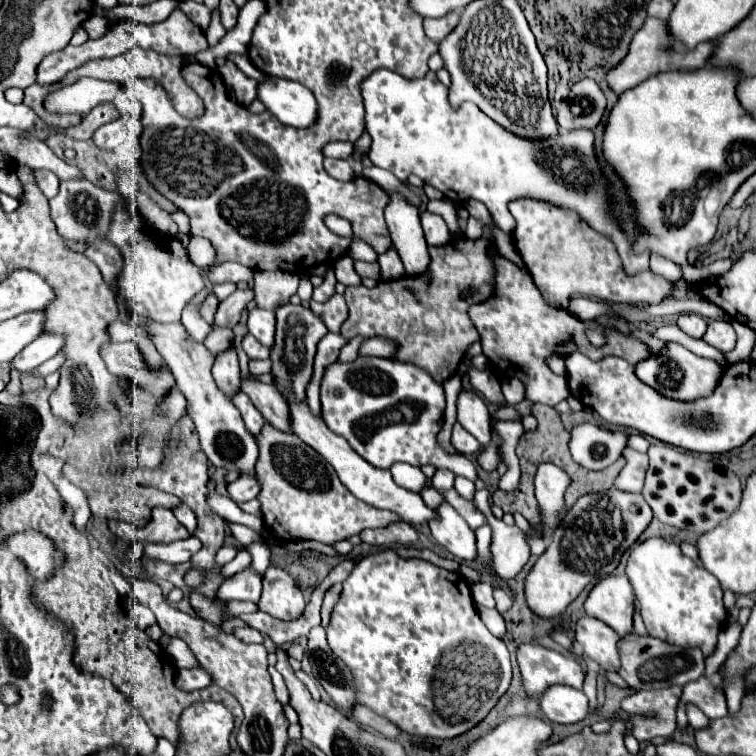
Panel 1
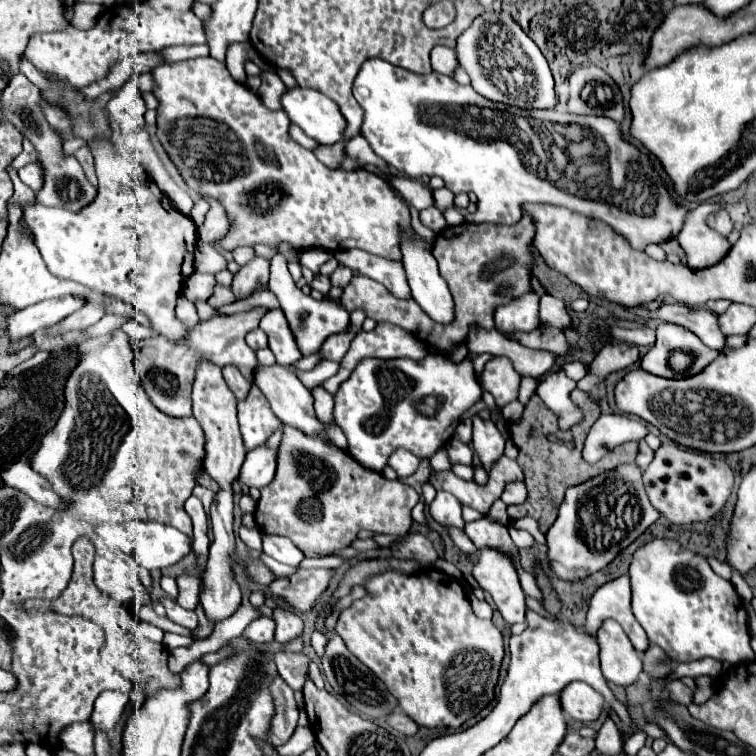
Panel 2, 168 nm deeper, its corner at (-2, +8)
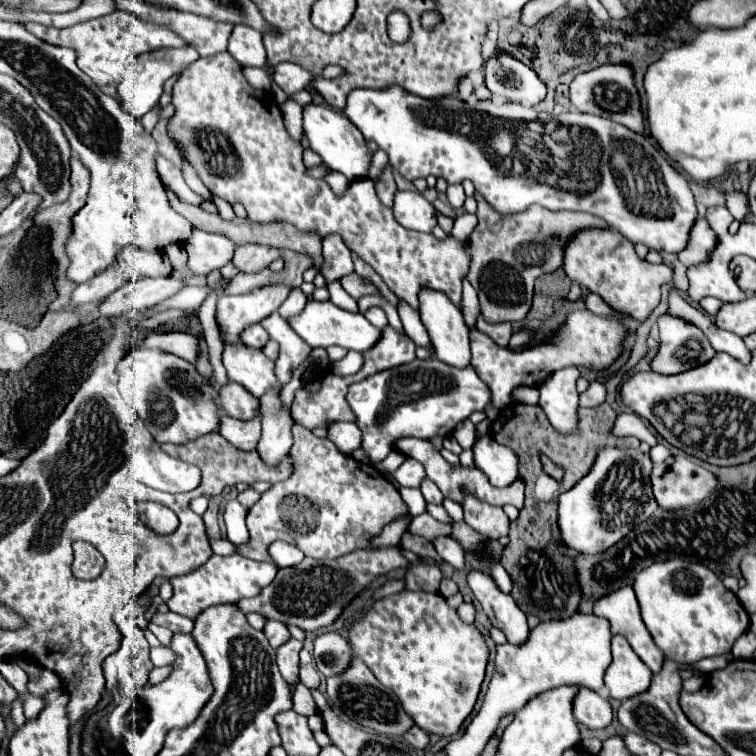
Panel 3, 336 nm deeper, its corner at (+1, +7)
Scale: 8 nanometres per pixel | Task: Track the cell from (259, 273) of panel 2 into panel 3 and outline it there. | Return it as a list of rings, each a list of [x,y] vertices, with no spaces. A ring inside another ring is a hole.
[[[242,245],[236,247],[232,263],[240,269],[240,273],[258,273],[262,269],[268,269],[268,265],[278,257],[278,249],[266,245]]]

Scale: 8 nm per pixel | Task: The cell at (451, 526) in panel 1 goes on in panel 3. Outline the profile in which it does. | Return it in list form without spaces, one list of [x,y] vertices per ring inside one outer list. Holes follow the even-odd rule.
[[[428,479],[422,481],[420,491],[422,491],[422,495],[424,495],[424,499],[426,499],[428,503],[434,503],[434,505],[442,505],[442,503],[444,503],[444,495],[442,495],[440,489],[438,489],[432,481],[428,481]]]

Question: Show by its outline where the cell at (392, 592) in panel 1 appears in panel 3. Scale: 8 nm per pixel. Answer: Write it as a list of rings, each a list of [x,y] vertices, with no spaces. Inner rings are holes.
[[[400,591],[396,595],[376,601],[348,631],[352,653],[360,657],[374,677],[386,685],[402,703],[404,711],[426,733],[450,737],[458,733],[464,719],[472,713],[486,675],[490,649],[484,635],[472,623],[464,623],[454,607],[446,603],[440,593],[428,591]]]

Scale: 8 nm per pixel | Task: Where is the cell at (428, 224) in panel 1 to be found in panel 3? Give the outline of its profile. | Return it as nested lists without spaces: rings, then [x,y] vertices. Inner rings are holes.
[[[396,191],[394,217],[400,225],[422,233],[432,233],[436,227],[436,209],[420,193]]]

